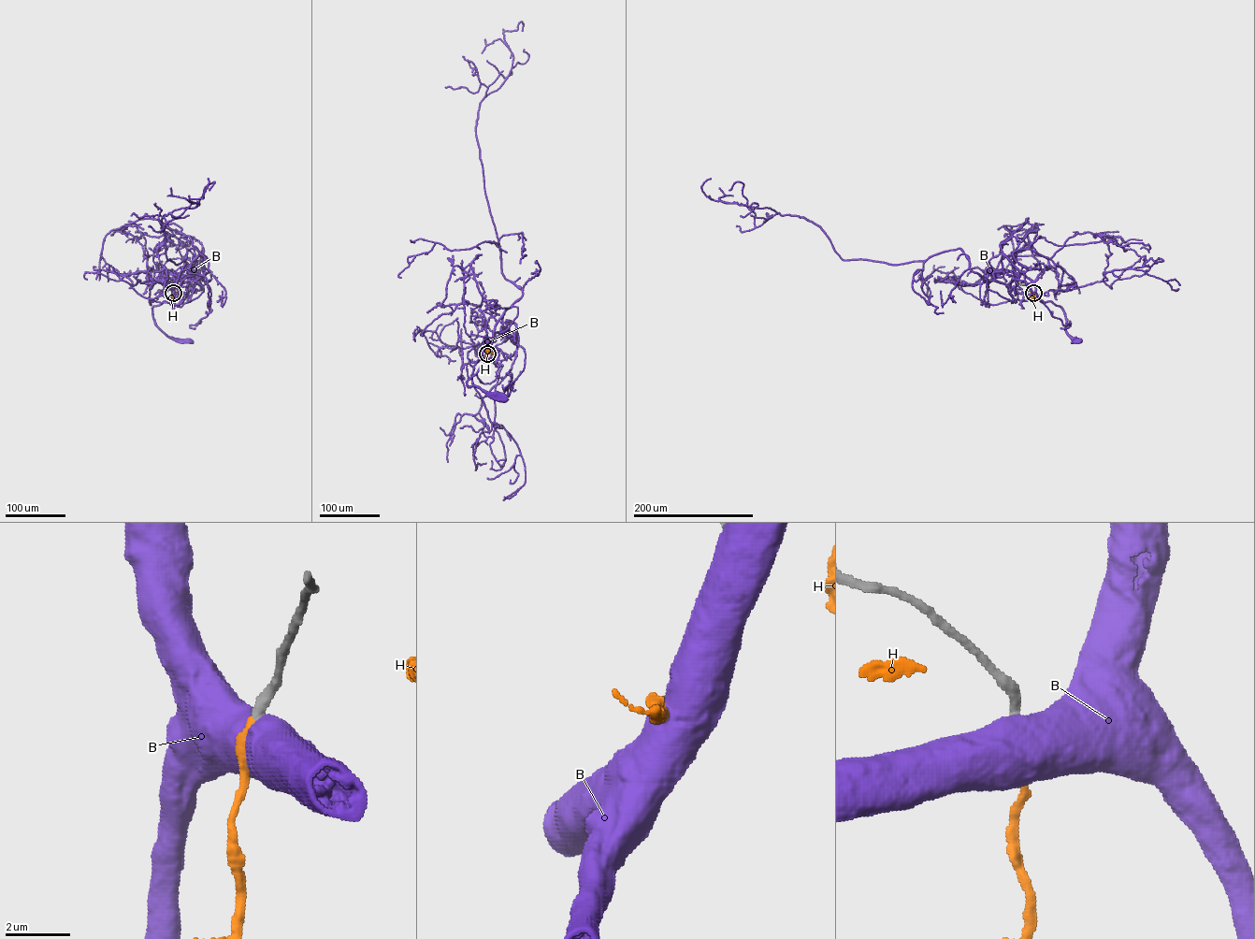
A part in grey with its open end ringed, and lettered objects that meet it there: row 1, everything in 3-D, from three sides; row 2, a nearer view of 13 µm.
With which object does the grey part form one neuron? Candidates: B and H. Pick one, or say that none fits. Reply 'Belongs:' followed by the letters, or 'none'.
Belongs: H

